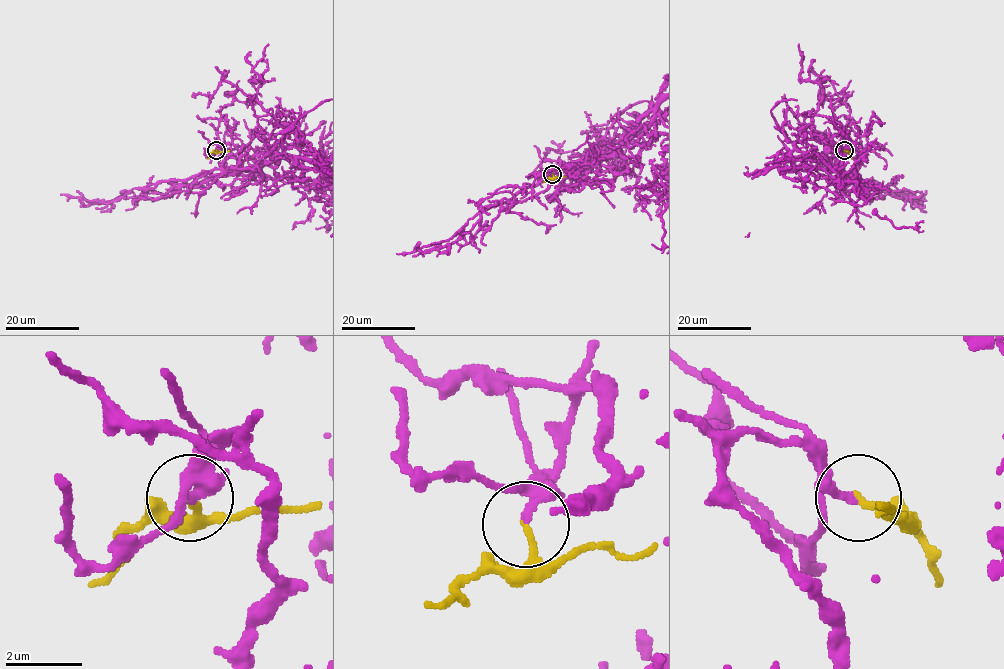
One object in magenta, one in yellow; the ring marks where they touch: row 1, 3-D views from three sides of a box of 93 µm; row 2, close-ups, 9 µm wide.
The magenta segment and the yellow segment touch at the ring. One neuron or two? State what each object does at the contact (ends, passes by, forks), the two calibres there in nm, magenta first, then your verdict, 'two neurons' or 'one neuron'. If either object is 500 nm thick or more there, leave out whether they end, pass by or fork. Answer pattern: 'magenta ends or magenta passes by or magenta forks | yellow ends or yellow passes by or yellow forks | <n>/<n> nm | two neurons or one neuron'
magenta passes by | yellow ends | 170/170 nm | one neuron

